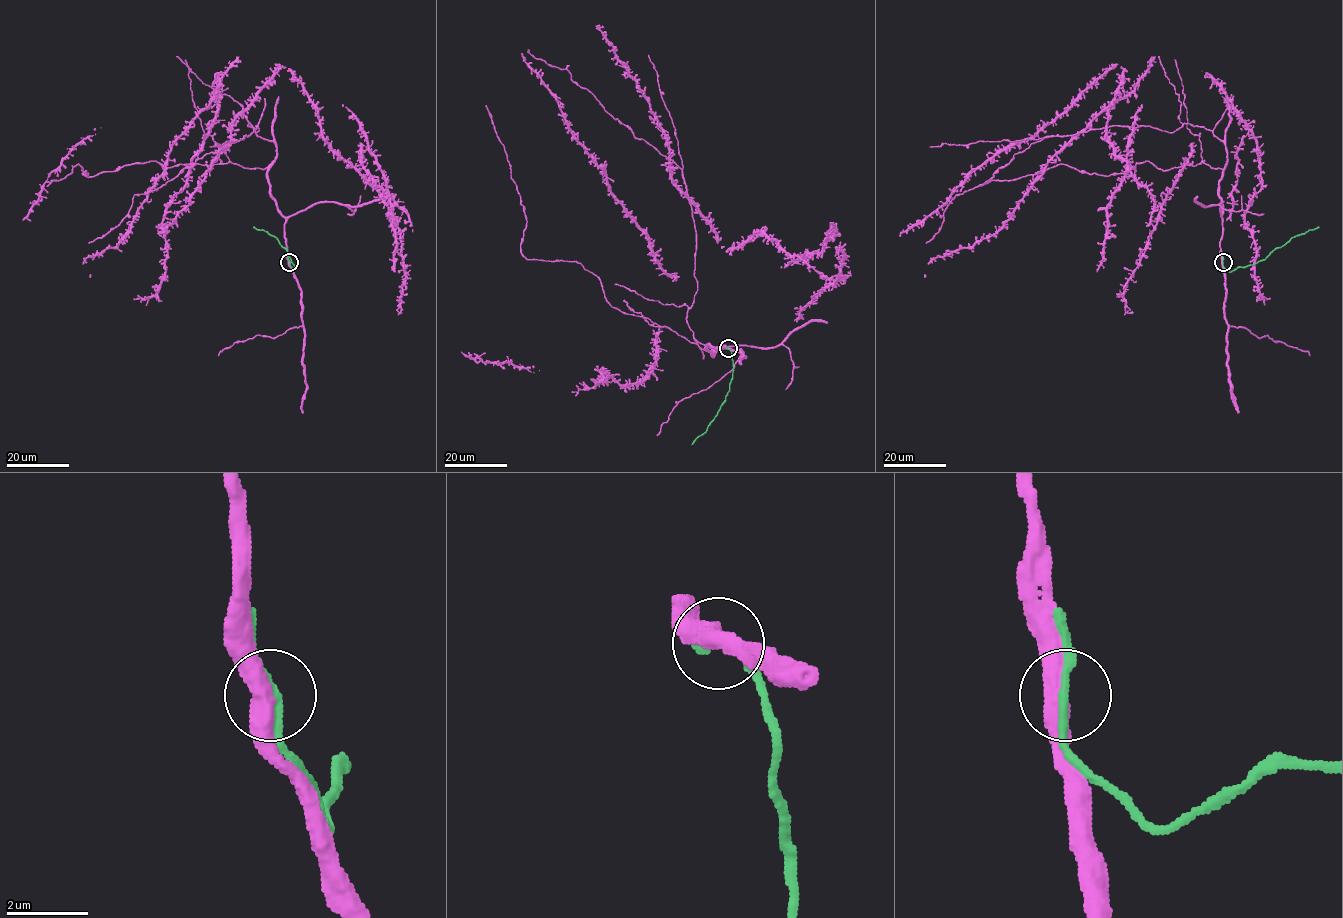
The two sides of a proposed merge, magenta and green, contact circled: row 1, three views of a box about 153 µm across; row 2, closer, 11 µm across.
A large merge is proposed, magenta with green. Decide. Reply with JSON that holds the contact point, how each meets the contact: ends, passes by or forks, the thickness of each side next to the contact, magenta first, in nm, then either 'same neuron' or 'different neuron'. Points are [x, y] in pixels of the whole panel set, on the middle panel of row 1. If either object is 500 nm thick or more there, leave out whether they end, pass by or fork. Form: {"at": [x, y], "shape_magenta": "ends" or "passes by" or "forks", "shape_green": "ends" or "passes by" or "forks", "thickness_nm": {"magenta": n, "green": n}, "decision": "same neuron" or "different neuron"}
{"at": [728, 348], "shape_magenta": "passes by", "shape_green": "passes by", "thickness_nm": {"magenta": 440, "green": 200}, "decision": "same neuron"}

